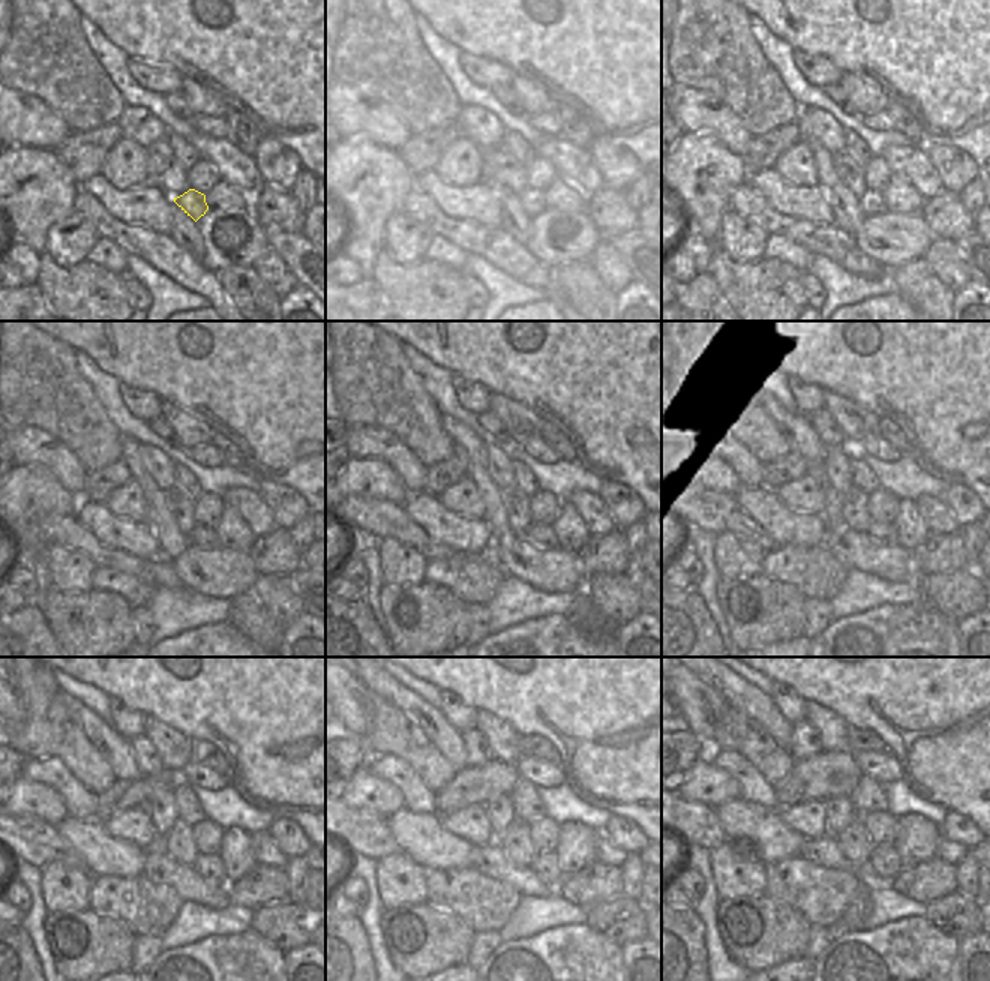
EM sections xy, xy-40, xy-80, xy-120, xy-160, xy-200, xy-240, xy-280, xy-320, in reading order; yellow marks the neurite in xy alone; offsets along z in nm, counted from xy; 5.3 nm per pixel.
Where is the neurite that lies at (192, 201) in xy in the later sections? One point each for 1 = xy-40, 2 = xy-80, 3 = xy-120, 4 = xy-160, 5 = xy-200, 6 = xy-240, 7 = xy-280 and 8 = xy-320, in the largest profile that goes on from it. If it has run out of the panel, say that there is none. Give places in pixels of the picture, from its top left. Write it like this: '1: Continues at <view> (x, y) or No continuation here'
1: Continues at xy-40 (533, 200)
2: Continues at xy-80 (872, 203)
3: Continues at xy-120 (200, 536)
4: Continues at xy-160 (542, 536)
5: Continues at xy-200 (882, 533)
6: Continues at xy-240 (210, 867)
7: Continues at xy-280 (546, 866)
8: Continues at xy-320 (884, 864)

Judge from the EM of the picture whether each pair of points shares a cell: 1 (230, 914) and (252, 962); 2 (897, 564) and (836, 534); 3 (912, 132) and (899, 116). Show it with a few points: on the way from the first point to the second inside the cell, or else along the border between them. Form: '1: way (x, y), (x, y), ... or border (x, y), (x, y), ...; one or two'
1: border (249, 929), (240, 933), (207, 935), (204, 938); two
2: way (882, 561), (870, 558), (851, 546); one
3: way (909, 128), (903, 120); one

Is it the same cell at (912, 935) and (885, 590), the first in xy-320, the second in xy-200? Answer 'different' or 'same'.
different

